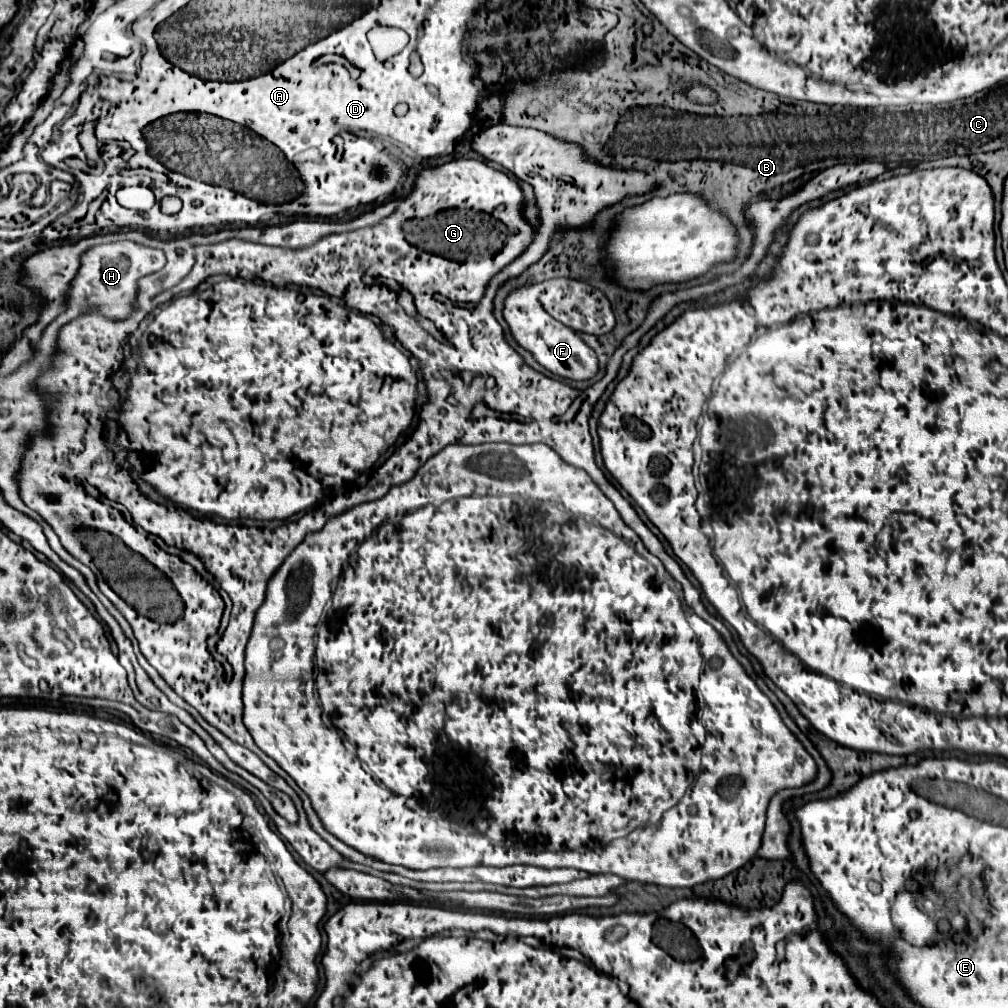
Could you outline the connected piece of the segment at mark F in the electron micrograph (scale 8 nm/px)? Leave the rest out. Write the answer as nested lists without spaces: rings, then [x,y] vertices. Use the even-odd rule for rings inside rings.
[[[526,284],[516,290],[512,290],[504,300],[502,316],[508,322],[508,328],[512,332],[512,338],[528,350],[540,366],[550,370],[552,374],[568,380],[590,380],[598,374],[598,358],[596,352],[580,338],[578,332],[572,328],[566,328],[562,322],[554,320],[538,300],[538,284]]]

